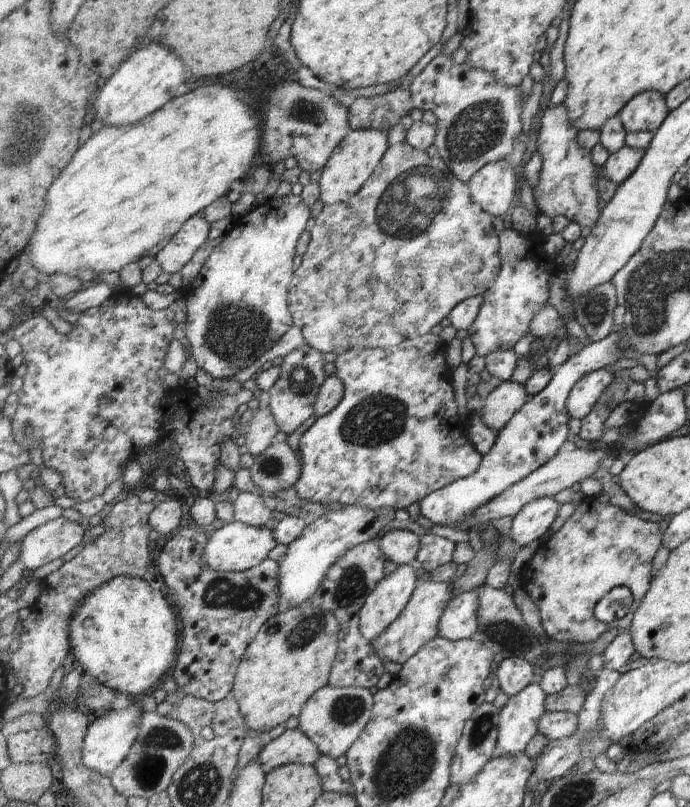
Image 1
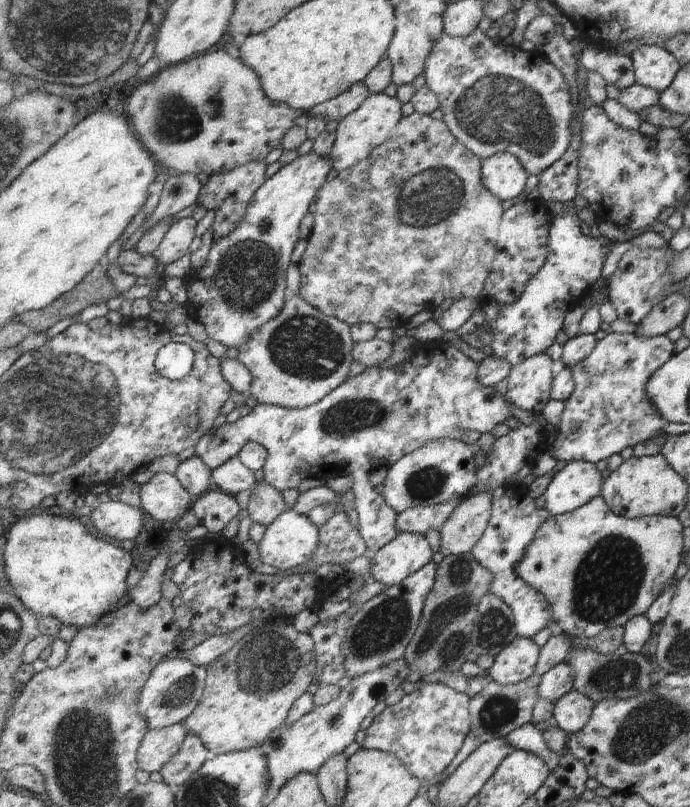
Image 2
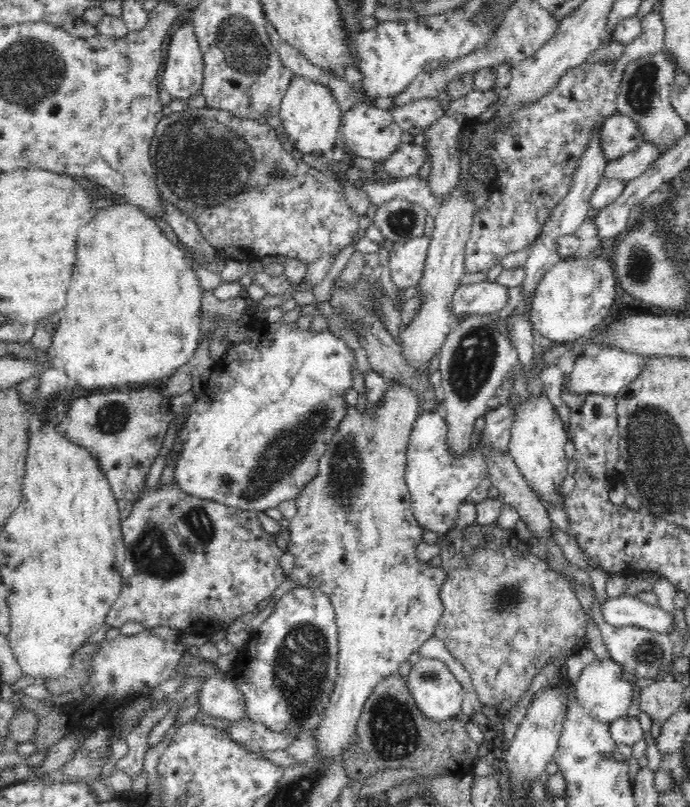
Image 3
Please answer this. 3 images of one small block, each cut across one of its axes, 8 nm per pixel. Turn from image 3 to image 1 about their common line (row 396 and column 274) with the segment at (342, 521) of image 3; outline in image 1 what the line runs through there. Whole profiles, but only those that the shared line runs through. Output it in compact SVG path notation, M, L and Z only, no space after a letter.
M309 344L297 348L283 358L281 376L275 386L268 390L270 394L269 408L276 418L278 427L283 433L291 434L299 426L303 426L315 412L315 403L318 401L320 390L328 377L325 374L325 360L323 353Z

